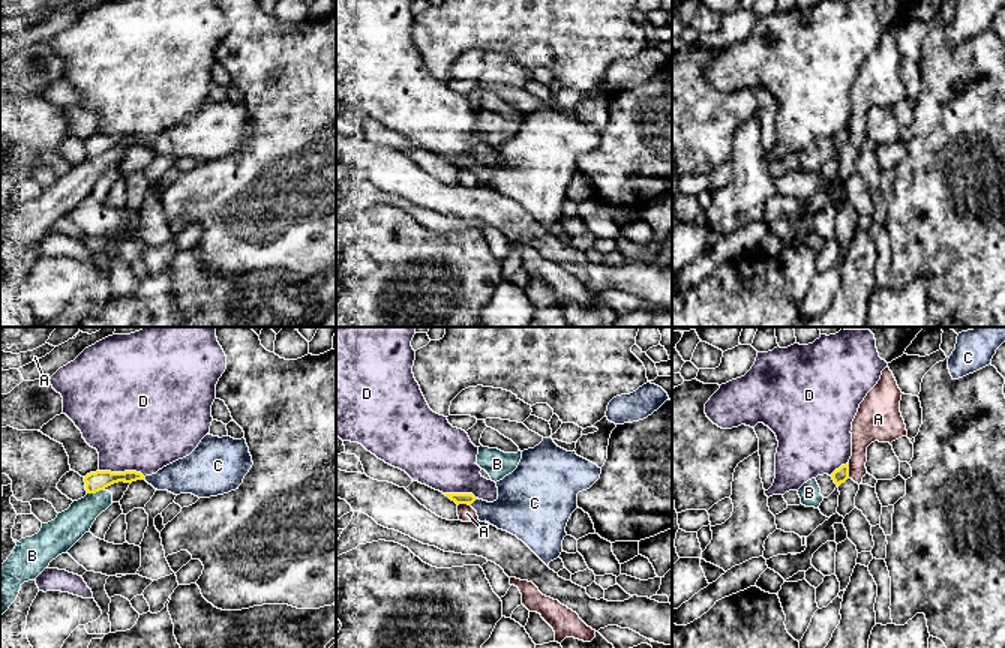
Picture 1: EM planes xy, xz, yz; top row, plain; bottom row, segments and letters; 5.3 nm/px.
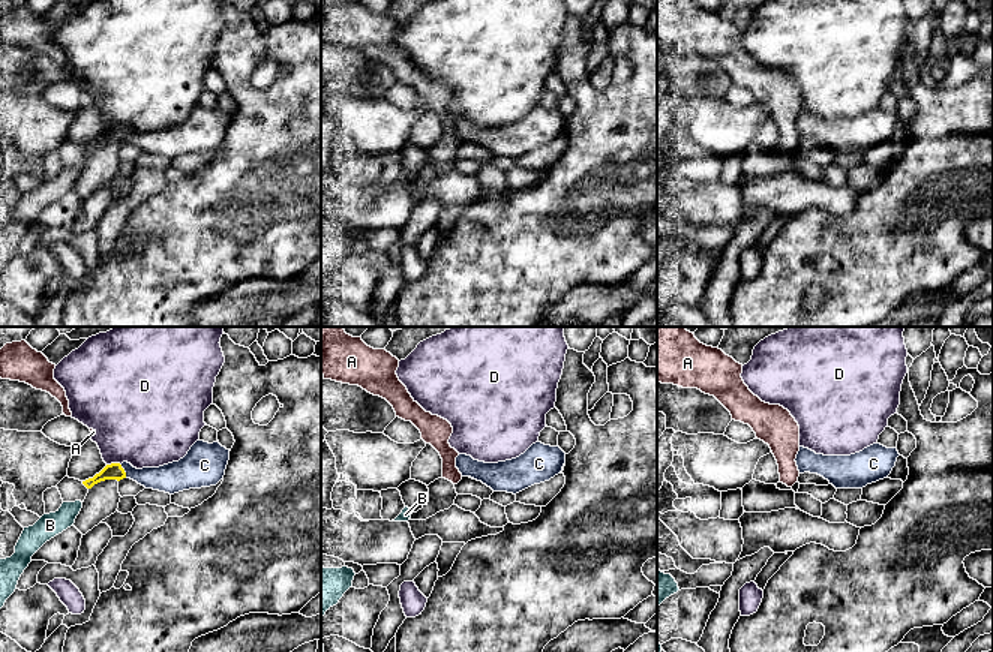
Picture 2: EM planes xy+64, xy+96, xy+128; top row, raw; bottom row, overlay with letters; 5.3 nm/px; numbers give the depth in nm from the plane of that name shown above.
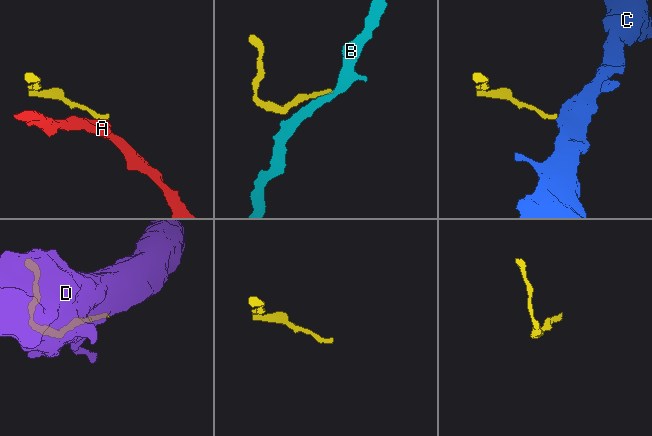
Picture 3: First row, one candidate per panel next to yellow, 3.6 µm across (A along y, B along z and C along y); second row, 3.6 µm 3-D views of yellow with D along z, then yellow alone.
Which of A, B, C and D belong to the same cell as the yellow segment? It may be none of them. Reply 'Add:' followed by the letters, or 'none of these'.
Add: C

